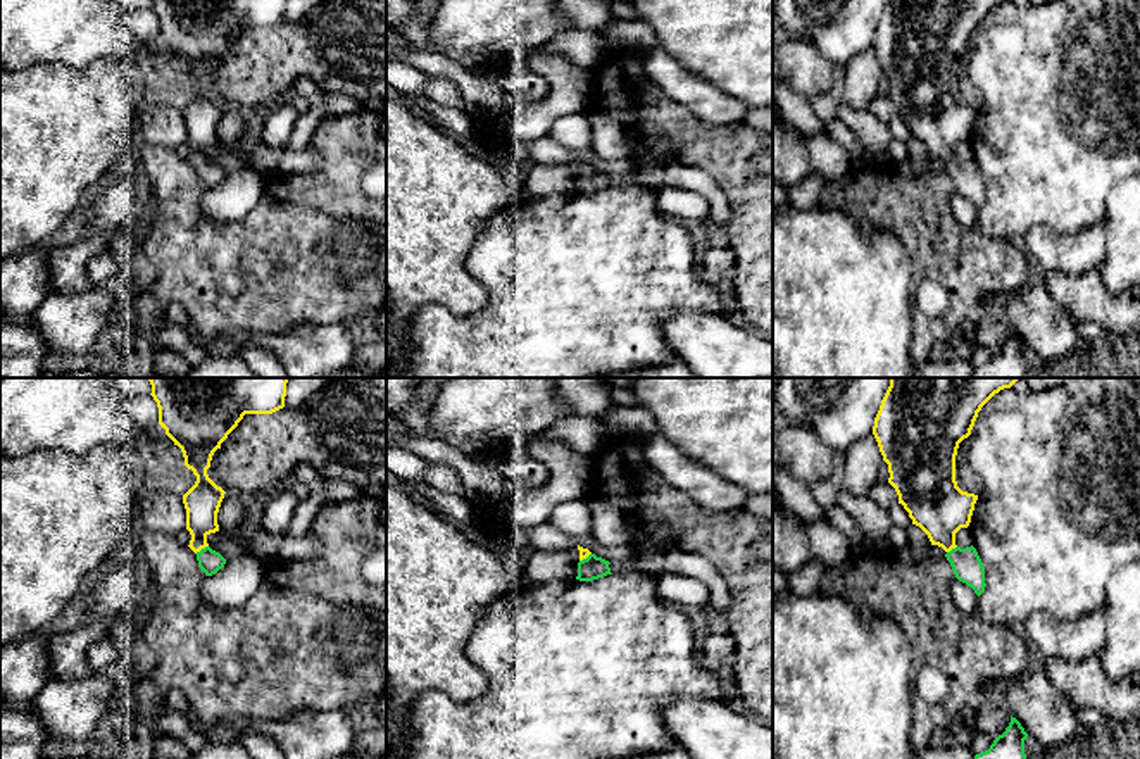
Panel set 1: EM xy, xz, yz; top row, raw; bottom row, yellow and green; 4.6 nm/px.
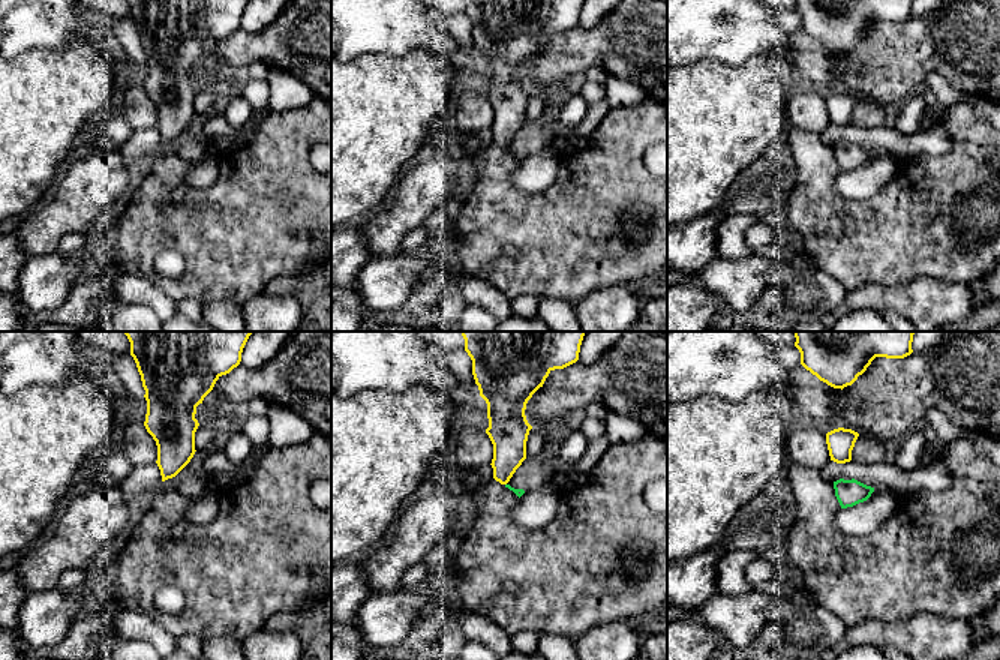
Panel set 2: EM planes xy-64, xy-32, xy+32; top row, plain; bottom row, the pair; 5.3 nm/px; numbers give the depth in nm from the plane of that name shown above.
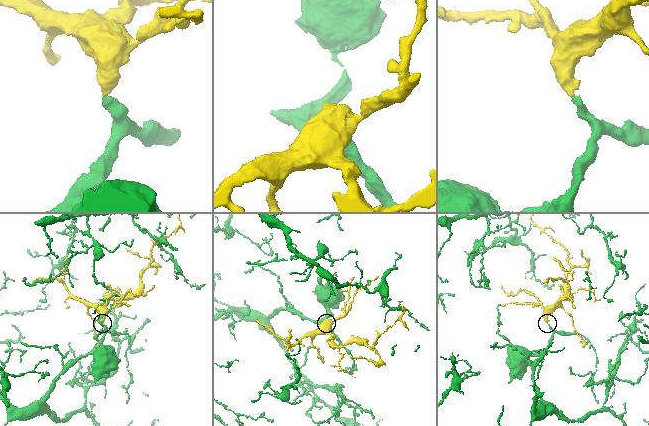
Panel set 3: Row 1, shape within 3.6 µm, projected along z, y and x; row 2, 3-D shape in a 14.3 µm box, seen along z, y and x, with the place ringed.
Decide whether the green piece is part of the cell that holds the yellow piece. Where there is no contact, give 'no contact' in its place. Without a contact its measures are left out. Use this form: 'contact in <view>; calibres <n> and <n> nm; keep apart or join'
contact in xy; calibres 170 and 110 nm; join

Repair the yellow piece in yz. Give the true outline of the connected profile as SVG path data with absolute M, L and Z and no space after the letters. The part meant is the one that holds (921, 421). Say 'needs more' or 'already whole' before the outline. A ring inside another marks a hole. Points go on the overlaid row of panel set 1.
needs more | M890 378L890 386L874 417L873 435L883 461L888 464L888 483L899 504L909 512L931 545L942 547L955 578L974 590L985 592L985 568L976 549L955 545L955 533L968 528L978 495L962 492L955 481L959 443L971 435L981 407L1000 390L1023 378Z

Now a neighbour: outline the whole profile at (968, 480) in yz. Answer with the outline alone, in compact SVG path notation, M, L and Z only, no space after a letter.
M962 454L955 455L955 481L962 492L978 495L981 480Z

